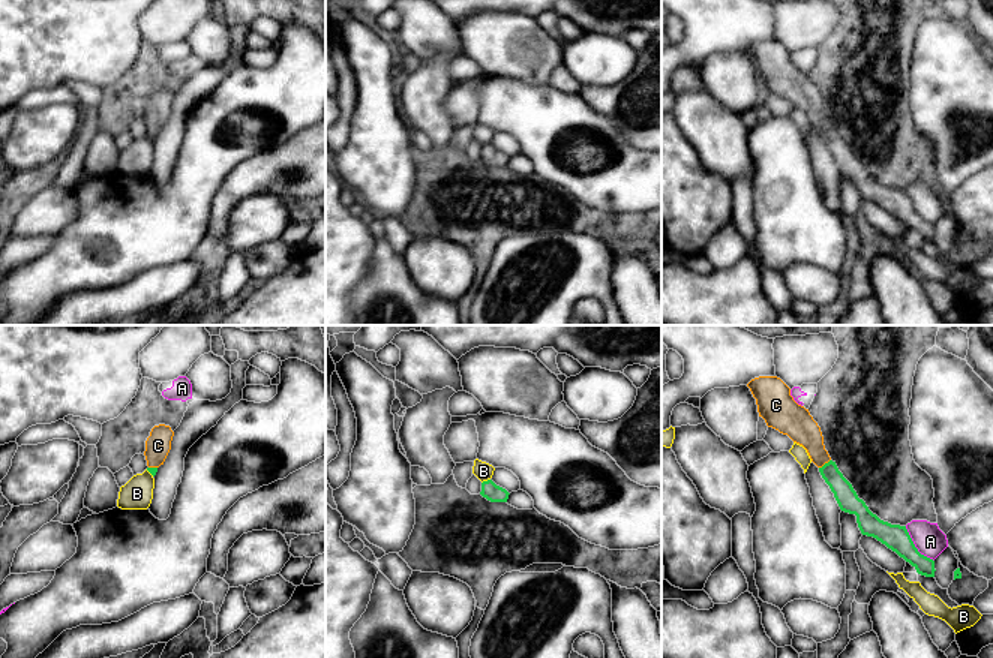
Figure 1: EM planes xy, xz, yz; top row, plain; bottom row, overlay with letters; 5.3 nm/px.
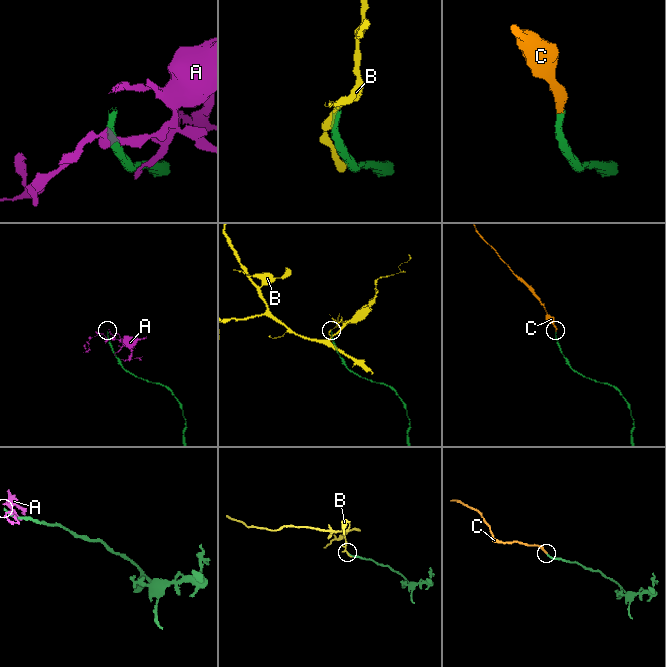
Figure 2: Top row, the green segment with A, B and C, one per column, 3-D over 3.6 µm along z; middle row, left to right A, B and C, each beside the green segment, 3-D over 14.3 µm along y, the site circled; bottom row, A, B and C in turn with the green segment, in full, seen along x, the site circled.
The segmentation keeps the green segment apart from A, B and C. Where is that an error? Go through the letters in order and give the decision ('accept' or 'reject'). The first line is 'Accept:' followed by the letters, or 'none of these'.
Accept: C
A: reject
B: reject
C: accept

